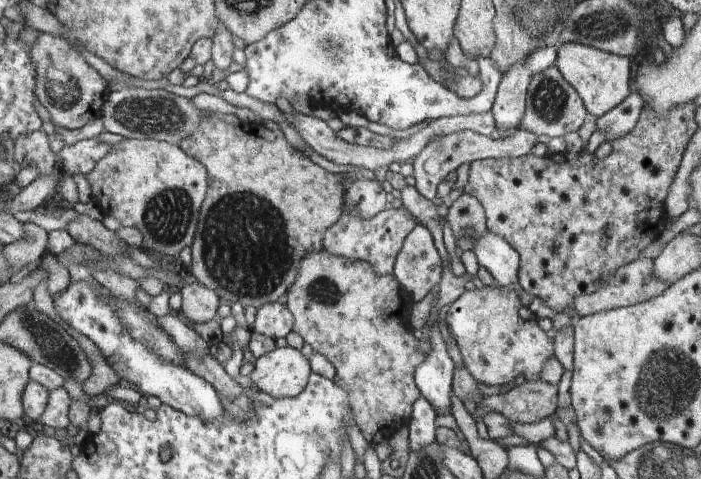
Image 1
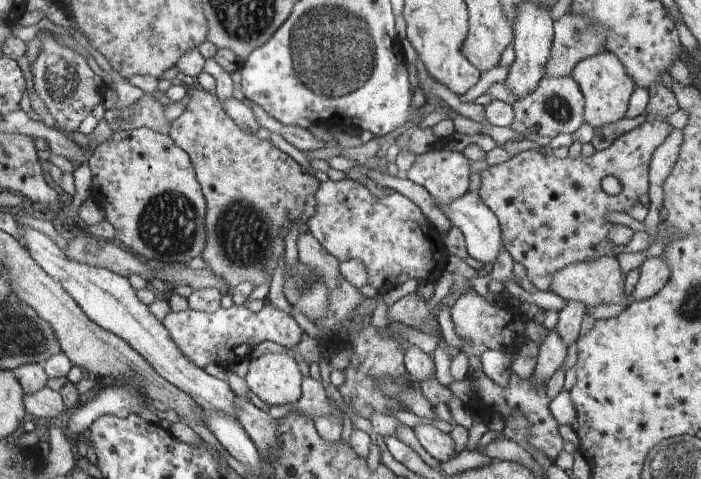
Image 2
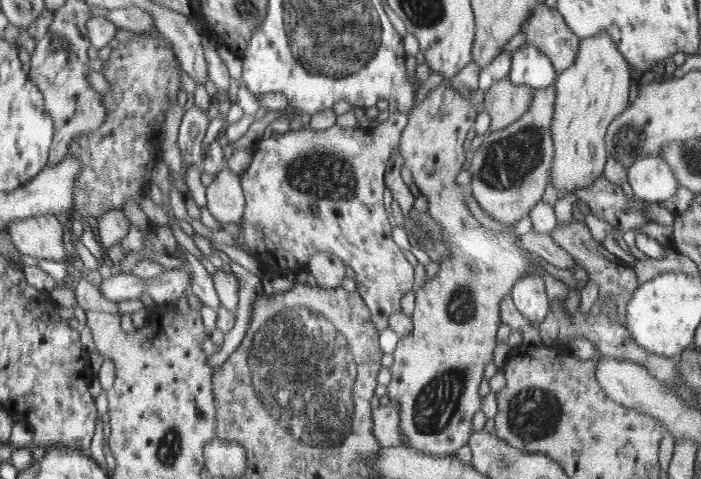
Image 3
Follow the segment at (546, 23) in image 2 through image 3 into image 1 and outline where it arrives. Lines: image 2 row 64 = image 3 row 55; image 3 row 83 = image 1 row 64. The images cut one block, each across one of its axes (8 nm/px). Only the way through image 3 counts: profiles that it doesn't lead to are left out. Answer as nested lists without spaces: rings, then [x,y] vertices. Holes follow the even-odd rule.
[[[543,46],[542,48],[537,48],[524,62],[516,62],[508,72],[502,75],[491,108],[496,130],[500,132],[502,139],[514,136],[514,134],[520,130],[520,122],[523,121],[524,113],[526,112],[528,84],[530,84],[532,78],[534,78],[534,74],[540,74],[540,72],[544,72],[548,66],[555,64],[556,54],[557,47]]]

